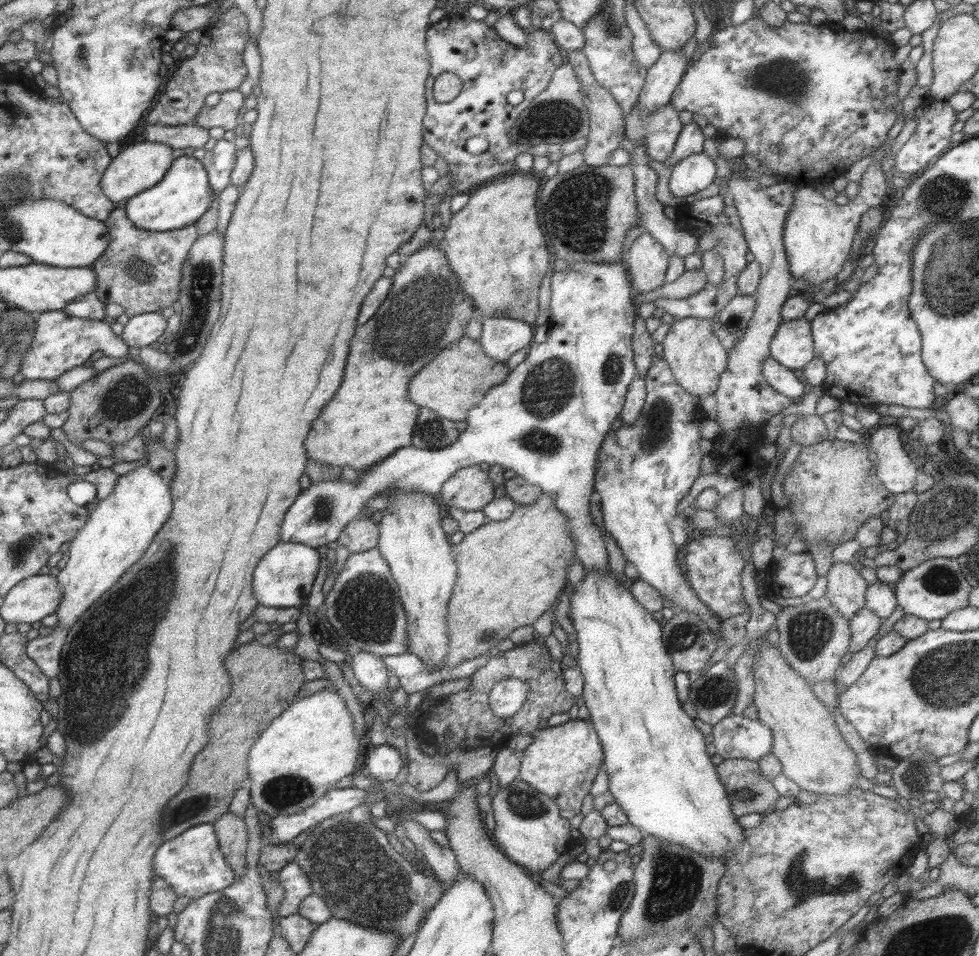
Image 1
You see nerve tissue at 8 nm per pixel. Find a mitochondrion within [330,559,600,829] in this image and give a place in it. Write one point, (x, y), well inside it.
(365, 606)

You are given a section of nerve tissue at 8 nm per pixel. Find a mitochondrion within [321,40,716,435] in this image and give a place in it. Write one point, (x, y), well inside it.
(420, 313)

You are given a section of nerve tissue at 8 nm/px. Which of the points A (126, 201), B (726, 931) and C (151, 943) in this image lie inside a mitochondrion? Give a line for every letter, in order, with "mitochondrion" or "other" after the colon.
A: other
B: other
C: other

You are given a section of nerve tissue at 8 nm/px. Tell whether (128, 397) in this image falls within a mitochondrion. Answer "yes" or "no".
yes

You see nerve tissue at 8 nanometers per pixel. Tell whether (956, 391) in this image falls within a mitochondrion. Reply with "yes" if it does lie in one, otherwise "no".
no

